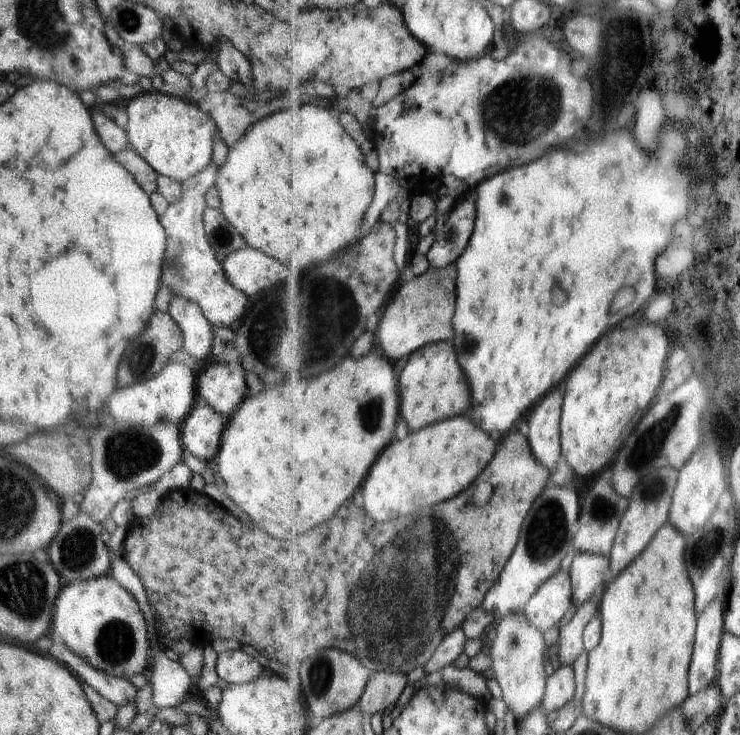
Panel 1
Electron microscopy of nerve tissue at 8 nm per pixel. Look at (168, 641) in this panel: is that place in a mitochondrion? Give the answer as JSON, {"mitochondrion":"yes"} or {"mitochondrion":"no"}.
{"mitochondrion":"no"}

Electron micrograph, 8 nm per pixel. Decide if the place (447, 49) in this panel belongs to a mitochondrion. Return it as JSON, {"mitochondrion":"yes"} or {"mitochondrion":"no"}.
{"mitochondrion":"no"}

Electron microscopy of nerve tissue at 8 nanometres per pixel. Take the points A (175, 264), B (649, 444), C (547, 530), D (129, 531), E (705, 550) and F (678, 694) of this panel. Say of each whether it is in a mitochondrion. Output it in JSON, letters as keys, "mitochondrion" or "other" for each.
{"A":"mitochondrion","B":"mitochondrion","C":"mitochondrion","D":"other","E":"mitochondrion","F":"other"}

